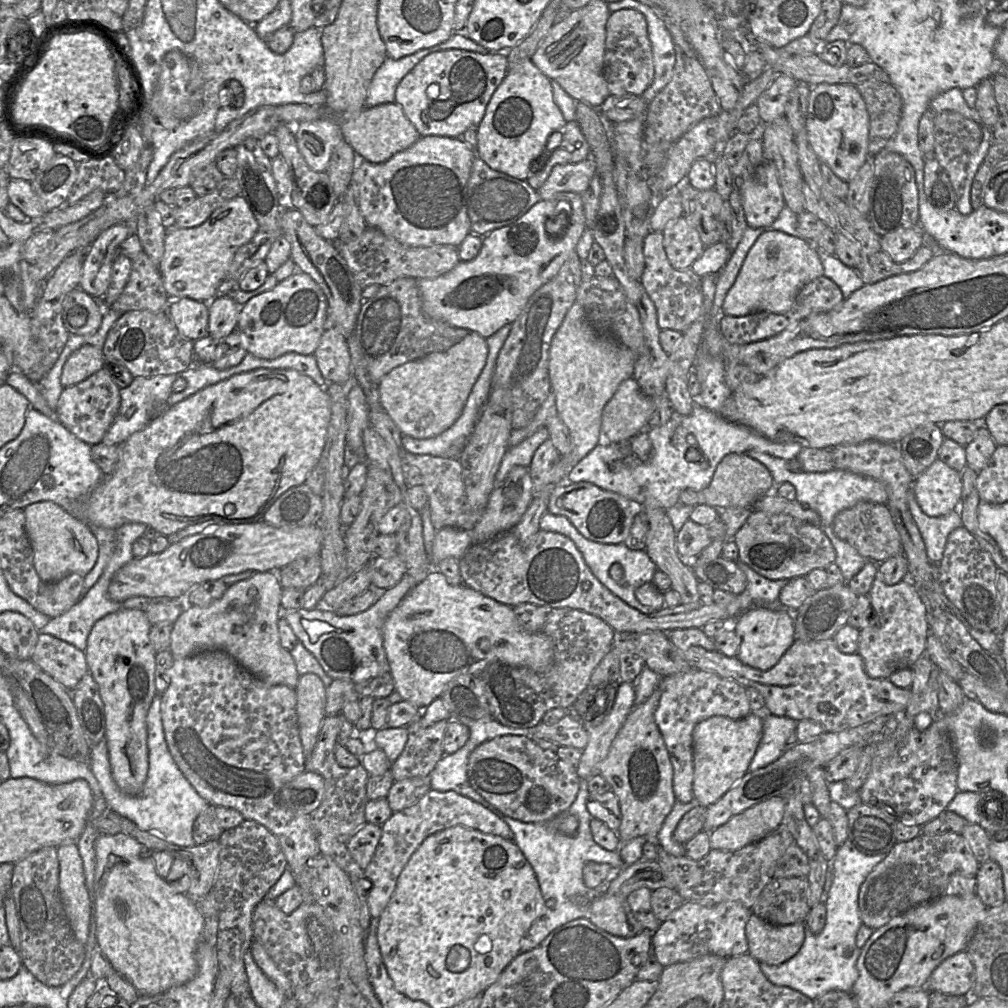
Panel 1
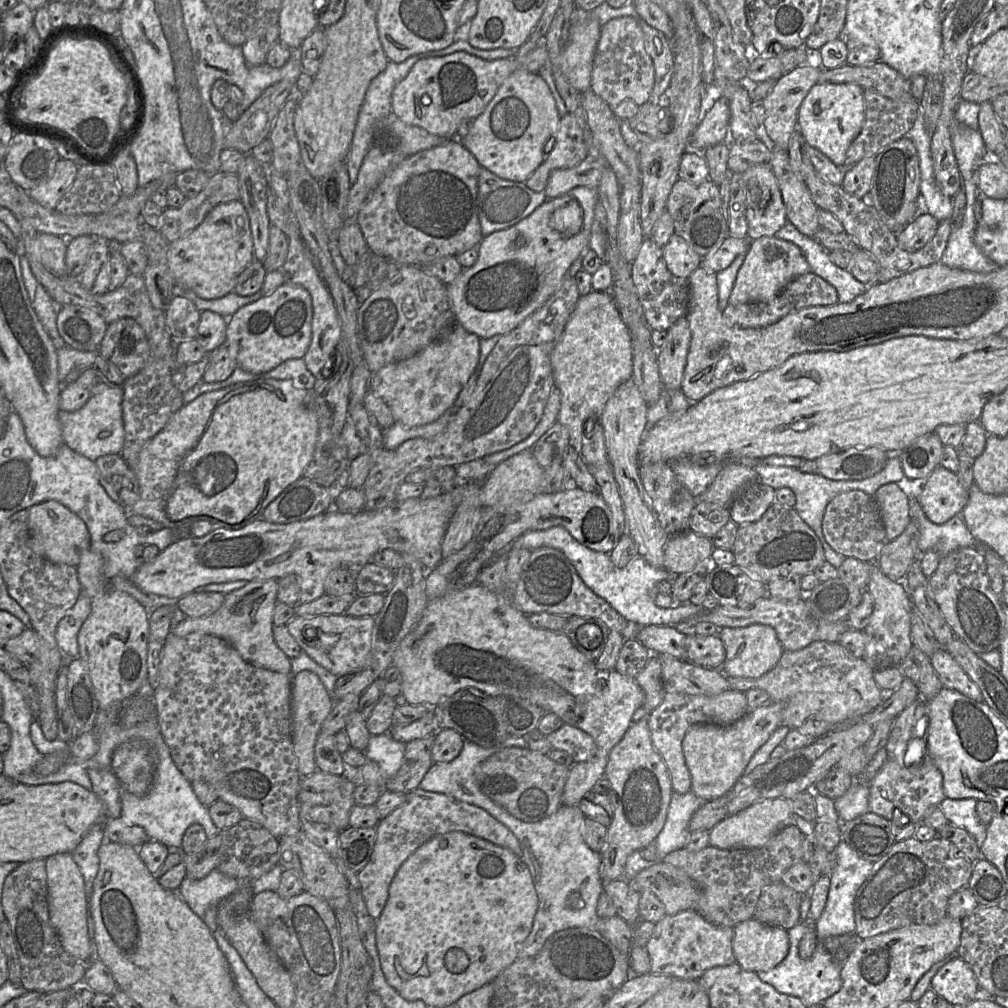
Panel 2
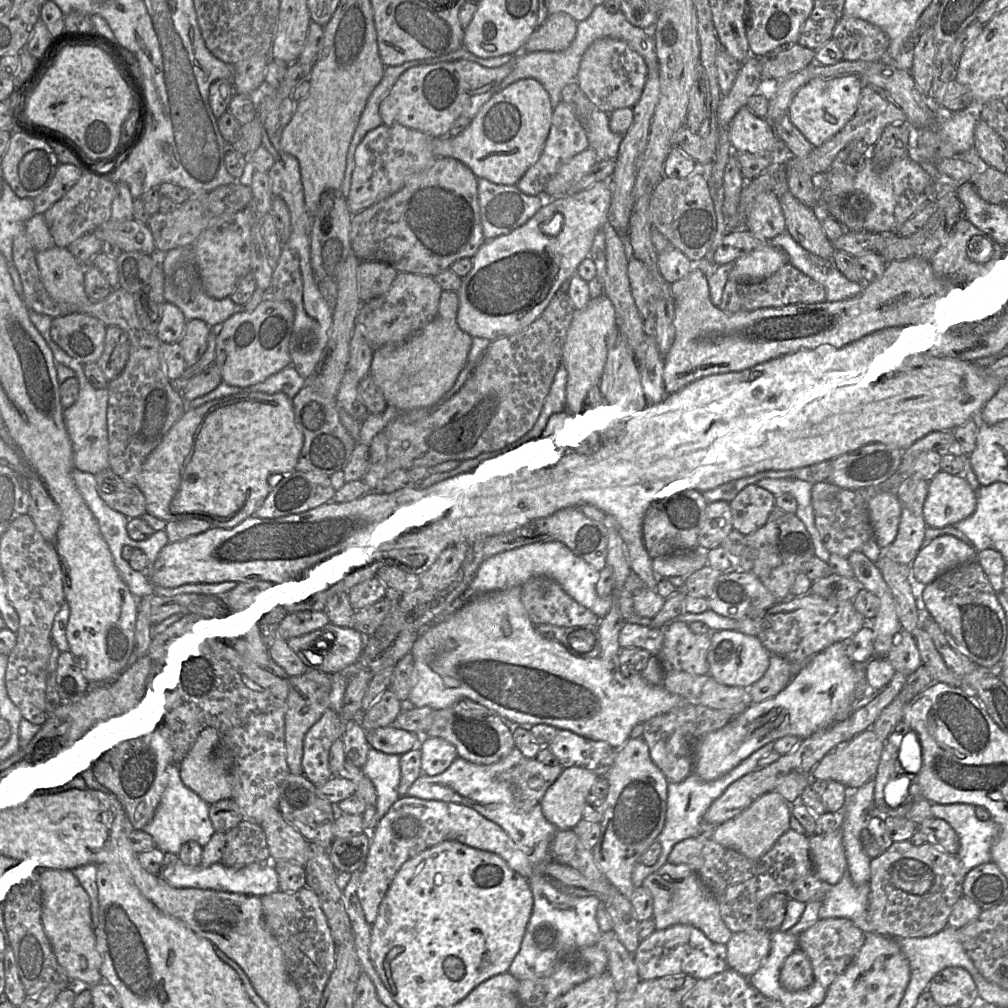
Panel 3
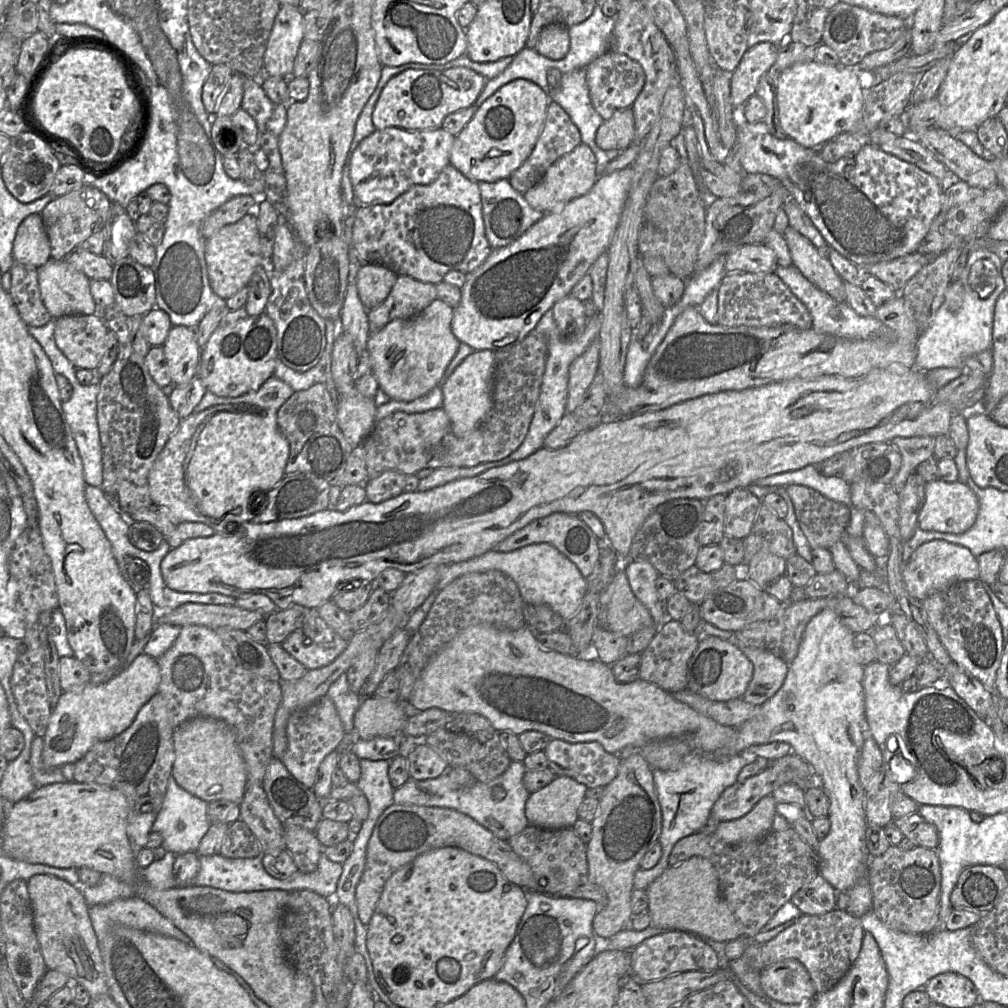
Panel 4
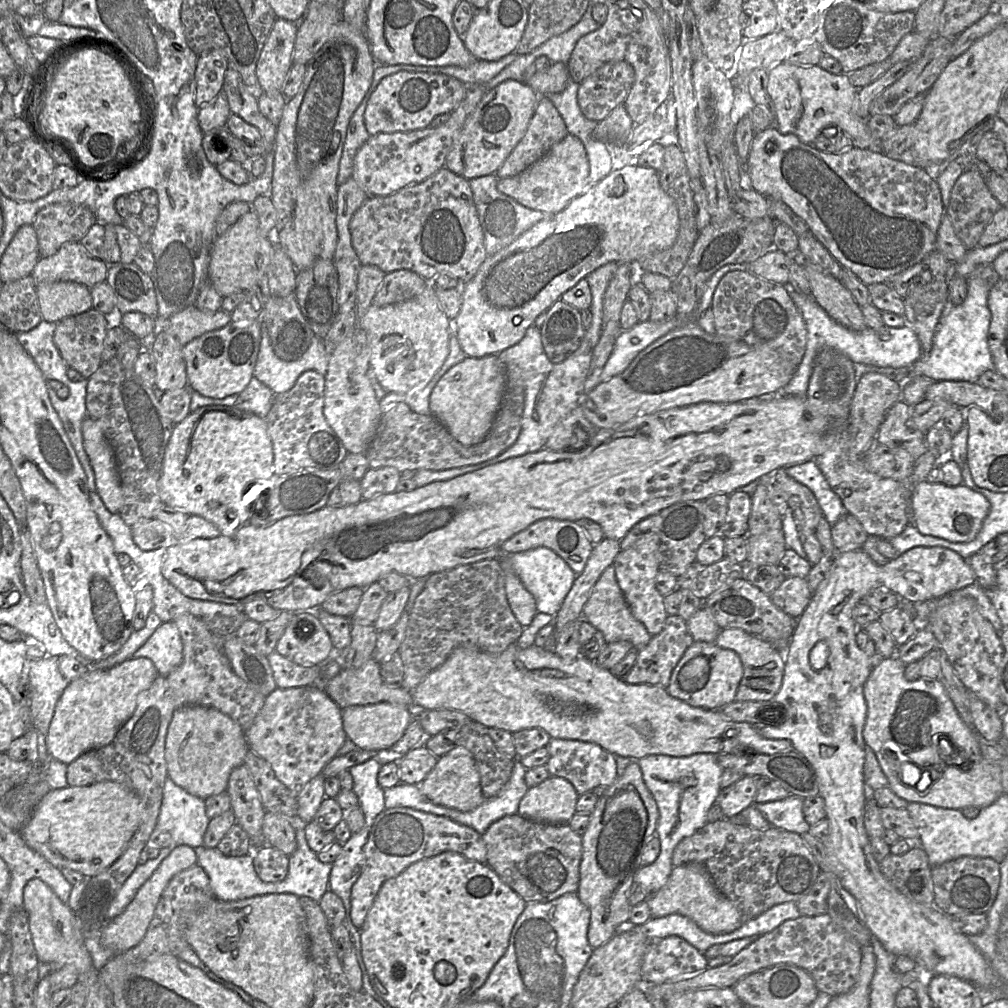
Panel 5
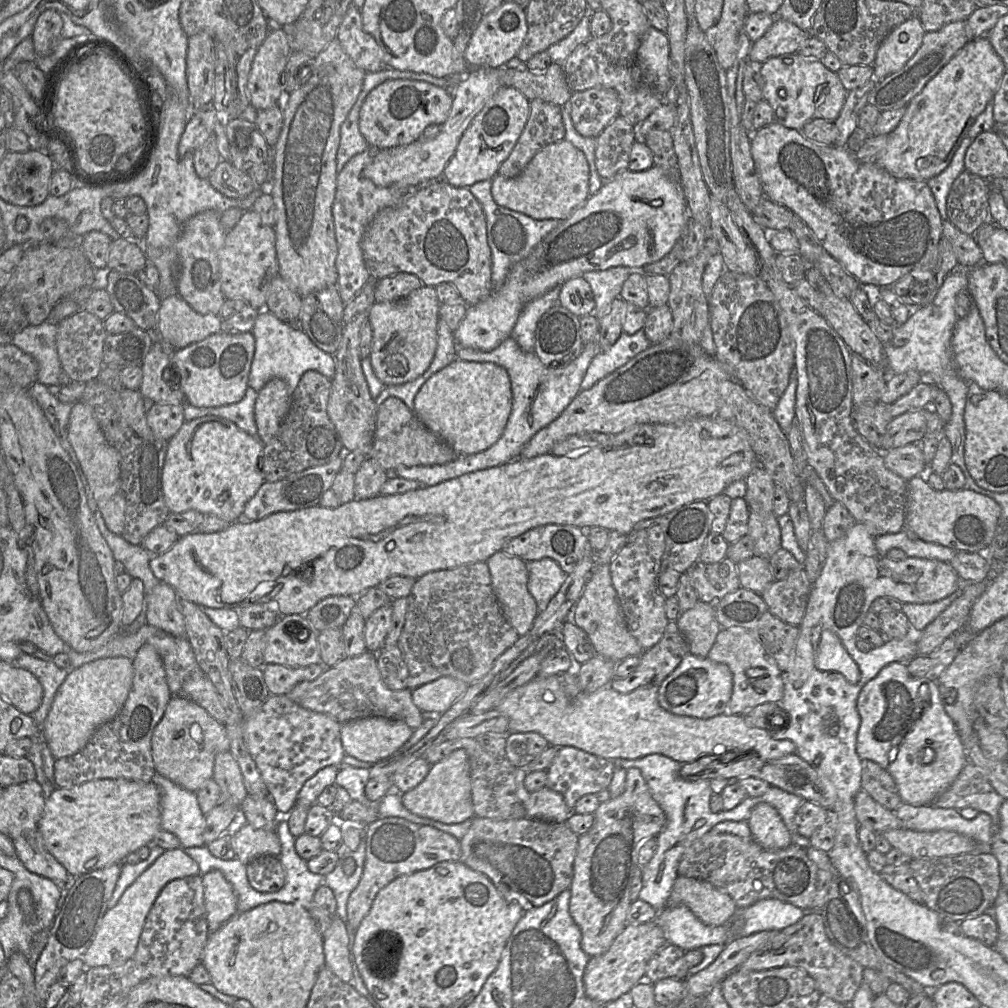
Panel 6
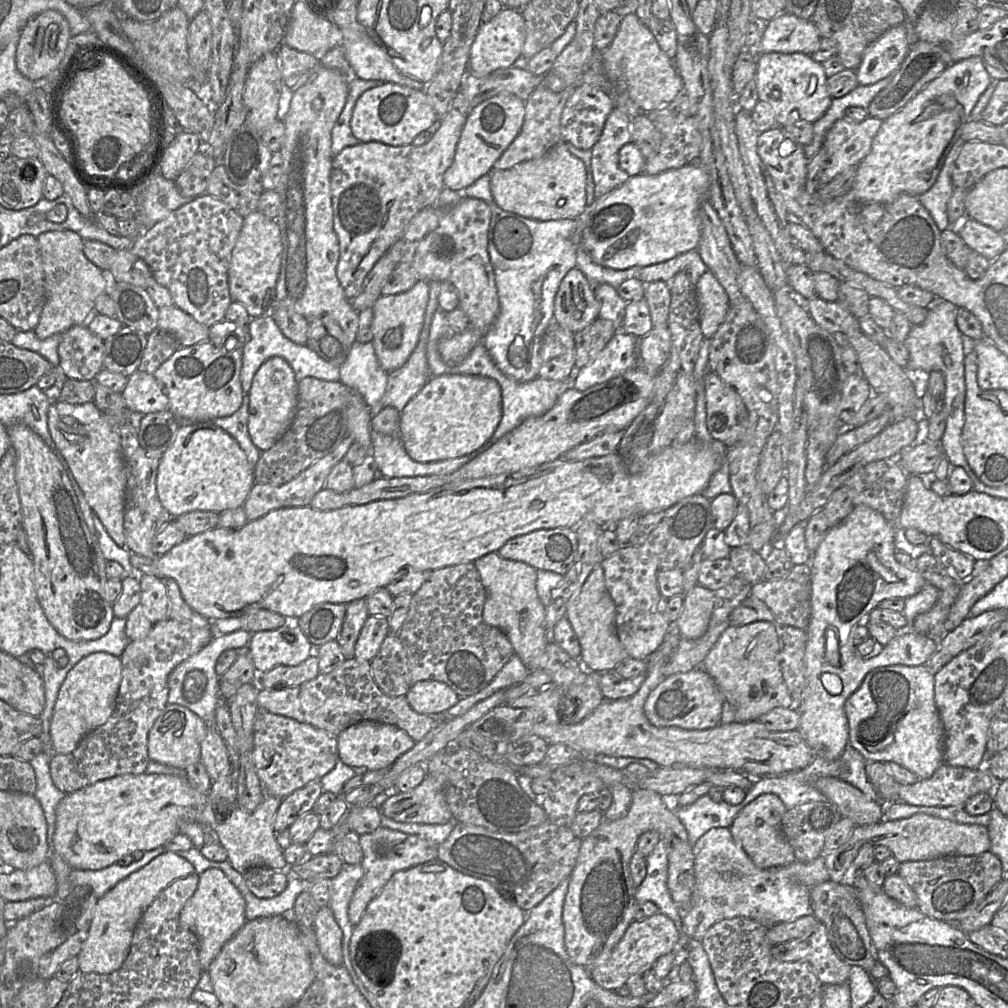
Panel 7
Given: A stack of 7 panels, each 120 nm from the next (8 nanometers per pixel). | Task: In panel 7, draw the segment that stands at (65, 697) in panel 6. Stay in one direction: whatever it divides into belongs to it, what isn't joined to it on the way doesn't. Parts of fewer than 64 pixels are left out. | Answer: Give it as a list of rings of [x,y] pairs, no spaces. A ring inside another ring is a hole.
[[[107,652],[85,656],[70,670],[60,687],[50,723],[54,754],[72,752],[86,734],[106,723],[115,709],[121,680],[121,659]]]

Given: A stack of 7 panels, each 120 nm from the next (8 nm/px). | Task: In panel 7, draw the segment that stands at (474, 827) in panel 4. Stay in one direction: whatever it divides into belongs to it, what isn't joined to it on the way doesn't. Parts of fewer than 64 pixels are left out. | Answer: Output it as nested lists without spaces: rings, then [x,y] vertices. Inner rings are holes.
[[[379,826],[371,833],[359,835],[359,843],[363,852],[362,877],[348,907],[349,920],[353,925],[361,920],[368,904],[396,872],[434,860],[438,855],[437,844],[417,835],[406,834],[383,826]]]

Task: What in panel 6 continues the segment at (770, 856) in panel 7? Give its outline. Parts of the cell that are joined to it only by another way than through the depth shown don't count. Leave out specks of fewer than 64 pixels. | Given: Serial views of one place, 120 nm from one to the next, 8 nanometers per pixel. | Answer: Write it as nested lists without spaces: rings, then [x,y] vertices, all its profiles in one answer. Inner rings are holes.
[[[767,803],[757,804],[747,823],[752,839],[765,849],[783,849],[792,844],[792,837],[780,814]]]

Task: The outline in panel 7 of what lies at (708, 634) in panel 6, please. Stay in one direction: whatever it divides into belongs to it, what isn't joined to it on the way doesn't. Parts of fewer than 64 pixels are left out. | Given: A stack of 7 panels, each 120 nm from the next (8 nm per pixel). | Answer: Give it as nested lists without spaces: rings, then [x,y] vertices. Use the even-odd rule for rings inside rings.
[[[697,584],[685,592],[683,598],[681,614],[673,627],[682,639],[698,639],[708,629],[714,608],[715,592]]]

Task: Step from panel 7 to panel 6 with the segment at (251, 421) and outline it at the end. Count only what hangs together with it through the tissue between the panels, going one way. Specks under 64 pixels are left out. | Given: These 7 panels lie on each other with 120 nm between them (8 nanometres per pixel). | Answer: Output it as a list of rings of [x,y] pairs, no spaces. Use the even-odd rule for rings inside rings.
[[[272,378],[258,392],[254,408],[257,438],[263,445],[277,434],[292,403],[292,393],[285,381]]]

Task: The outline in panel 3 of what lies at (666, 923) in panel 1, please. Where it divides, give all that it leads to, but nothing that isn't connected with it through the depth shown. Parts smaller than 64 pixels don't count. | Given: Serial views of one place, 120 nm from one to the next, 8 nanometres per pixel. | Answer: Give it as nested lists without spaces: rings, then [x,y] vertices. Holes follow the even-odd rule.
[[[685,924],[655,930],[650,936],[641,940],[634,953],[634,961],[641,980],[685,975],[702,980],[717,975],[728,968],[726,944],[714,943],[699,929]]]

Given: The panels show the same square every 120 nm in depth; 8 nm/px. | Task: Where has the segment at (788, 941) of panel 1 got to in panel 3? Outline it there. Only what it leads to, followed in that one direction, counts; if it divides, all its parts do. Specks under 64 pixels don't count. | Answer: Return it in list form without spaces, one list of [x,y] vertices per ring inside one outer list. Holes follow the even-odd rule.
[[[743,931],[733,933],[727,946],[727,963],[731,968],[750,977],[762,965],[770,950],[771,936],[768,931]]]

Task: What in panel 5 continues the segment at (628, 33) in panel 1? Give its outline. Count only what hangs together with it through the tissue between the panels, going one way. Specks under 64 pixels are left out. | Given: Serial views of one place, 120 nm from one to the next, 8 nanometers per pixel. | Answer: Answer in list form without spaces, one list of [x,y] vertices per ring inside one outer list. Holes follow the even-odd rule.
[[[627,62],[597,69],[579,86],[578,104],[582,113],[597,123],[605,120],[615,108],[624,105],[634,81],[634,69]]]

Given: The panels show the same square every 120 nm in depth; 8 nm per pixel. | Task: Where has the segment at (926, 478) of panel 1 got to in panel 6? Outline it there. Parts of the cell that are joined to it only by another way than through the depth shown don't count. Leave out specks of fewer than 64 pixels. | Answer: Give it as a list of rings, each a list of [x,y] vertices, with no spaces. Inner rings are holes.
[[[917,475],[907,481],[907,493],[906,493],[906,513],[905,513],[905,528],[911,529],[919,539],[926,542],[936,543],[945,547],[949,547],[954,551],[964,551],[964,552],[986,552],[987,548],[992,542],[996,528],[1000,522],[1001,507],[992,498],[977,493],[969,488],[962,488],[960,490],[935,490],[927,482],[925,475]]]

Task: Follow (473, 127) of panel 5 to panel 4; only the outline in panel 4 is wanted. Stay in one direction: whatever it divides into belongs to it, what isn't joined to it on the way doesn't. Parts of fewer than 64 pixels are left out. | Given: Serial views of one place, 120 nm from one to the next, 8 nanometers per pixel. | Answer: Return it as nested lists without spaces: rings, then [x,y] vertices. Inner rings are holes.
[[[516,79],[507,83],[477,108],[473,118],[455,137],[450,164],[475,182],[509,180],[532,153],[550,102],[548,94],[529,80]]]

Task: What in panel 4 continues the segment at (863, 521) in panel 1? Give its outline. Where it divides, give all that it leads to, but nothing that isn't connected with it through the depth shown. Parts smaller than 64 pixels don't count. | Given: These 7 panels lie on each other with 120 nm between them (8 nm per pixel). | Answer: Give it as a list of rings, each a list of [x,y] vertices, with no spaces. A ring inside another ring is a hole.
[[[803,485],[785,488],[793,502],[799,526],[813,549],[830,550],[836,542],[845,540],[851,517],[847,505]]]

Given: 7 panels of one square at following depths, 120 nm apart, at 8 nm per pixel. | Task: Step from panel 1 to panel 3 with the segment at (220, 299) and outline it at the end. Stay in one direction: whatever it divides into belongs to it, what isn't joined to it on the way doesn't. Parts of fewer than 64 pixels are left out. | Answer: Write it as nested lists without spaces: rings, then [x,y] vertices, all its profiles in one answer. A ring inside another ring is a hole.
[[[200,319],[187,321],[184,334],[179,341],[187,367],[196,364],[204,354],[211,331],[212,327]]]

